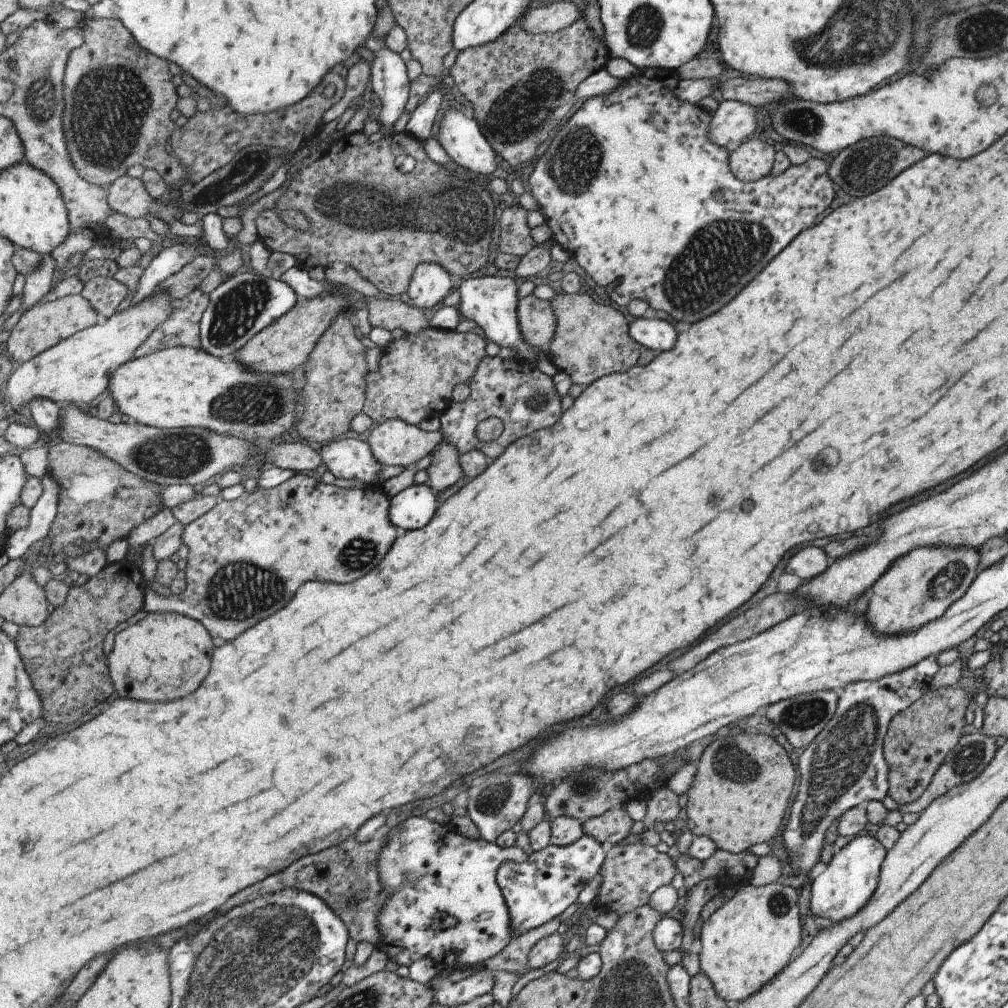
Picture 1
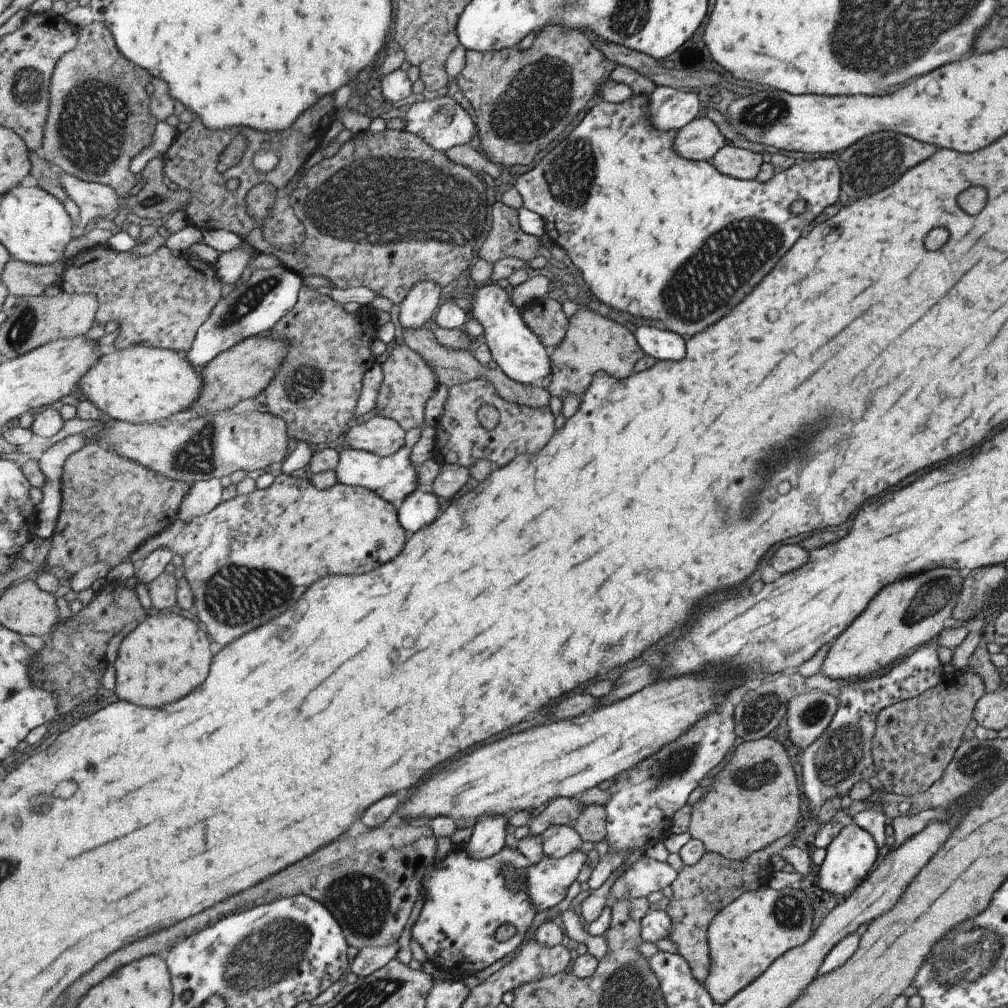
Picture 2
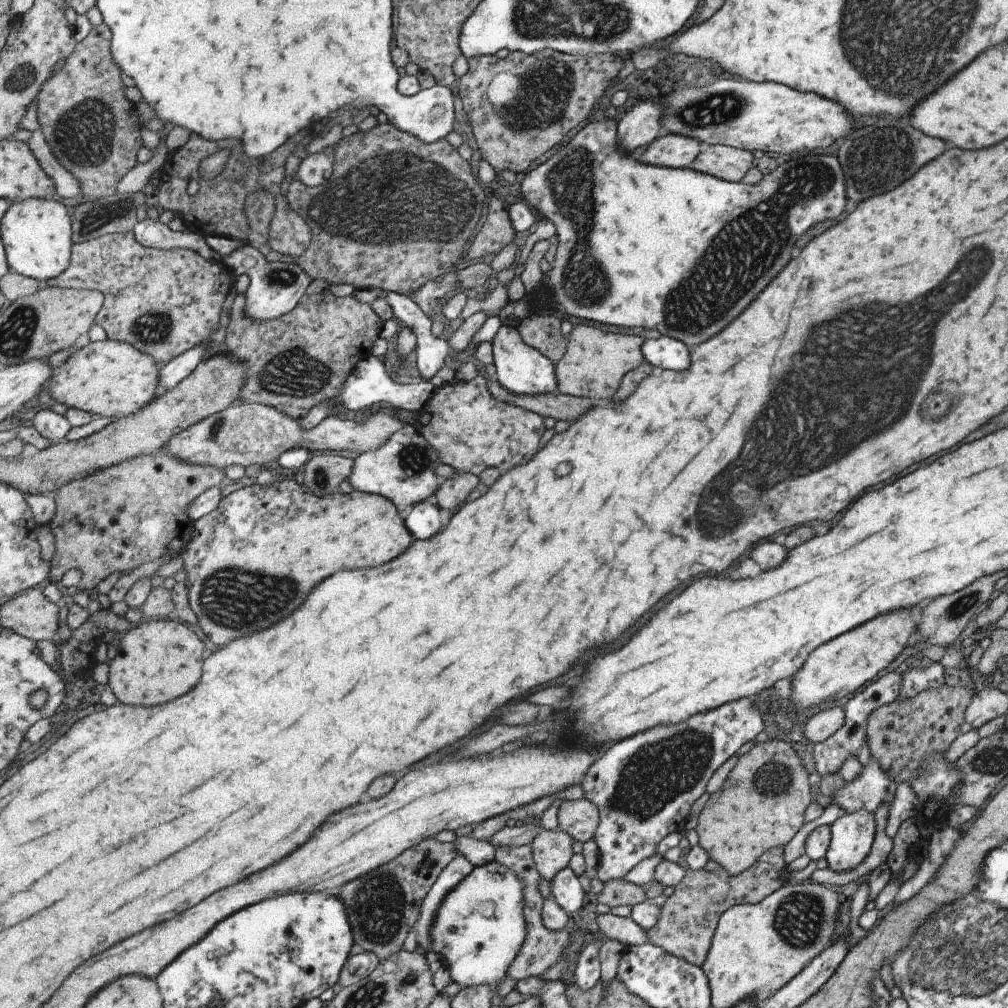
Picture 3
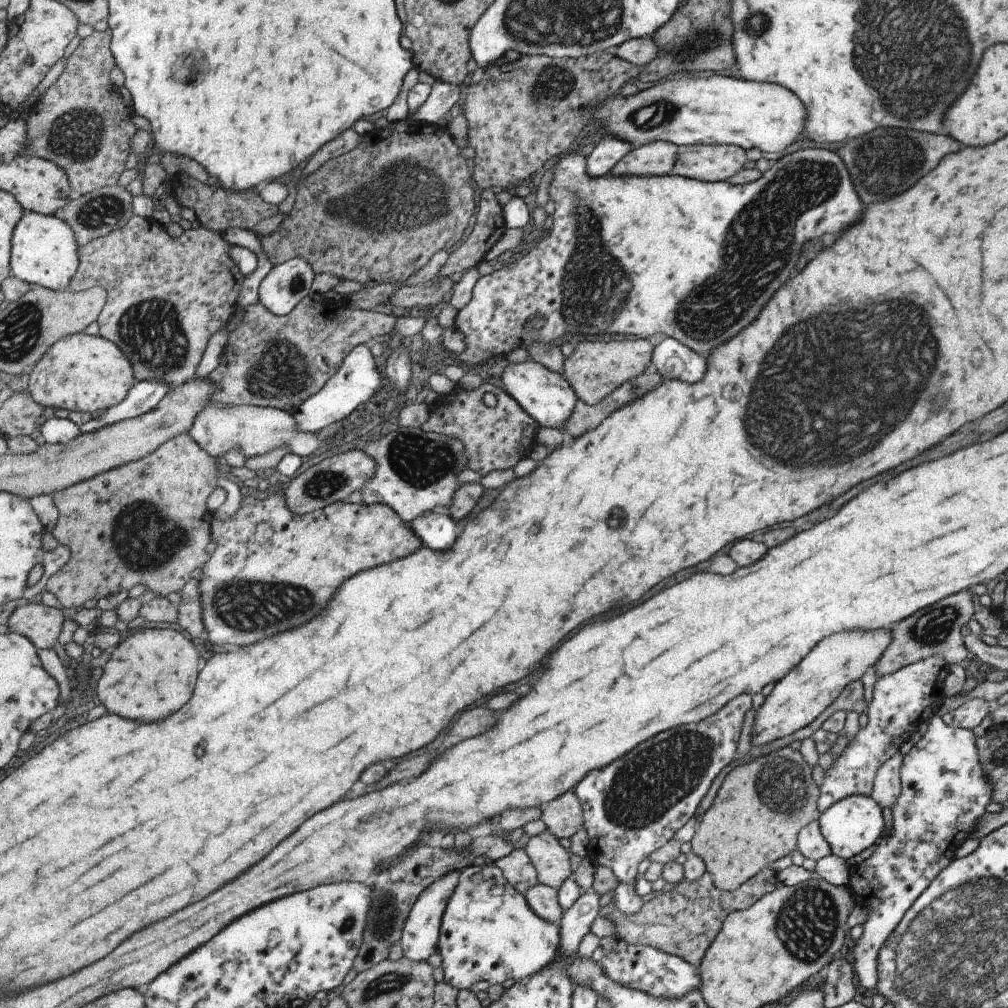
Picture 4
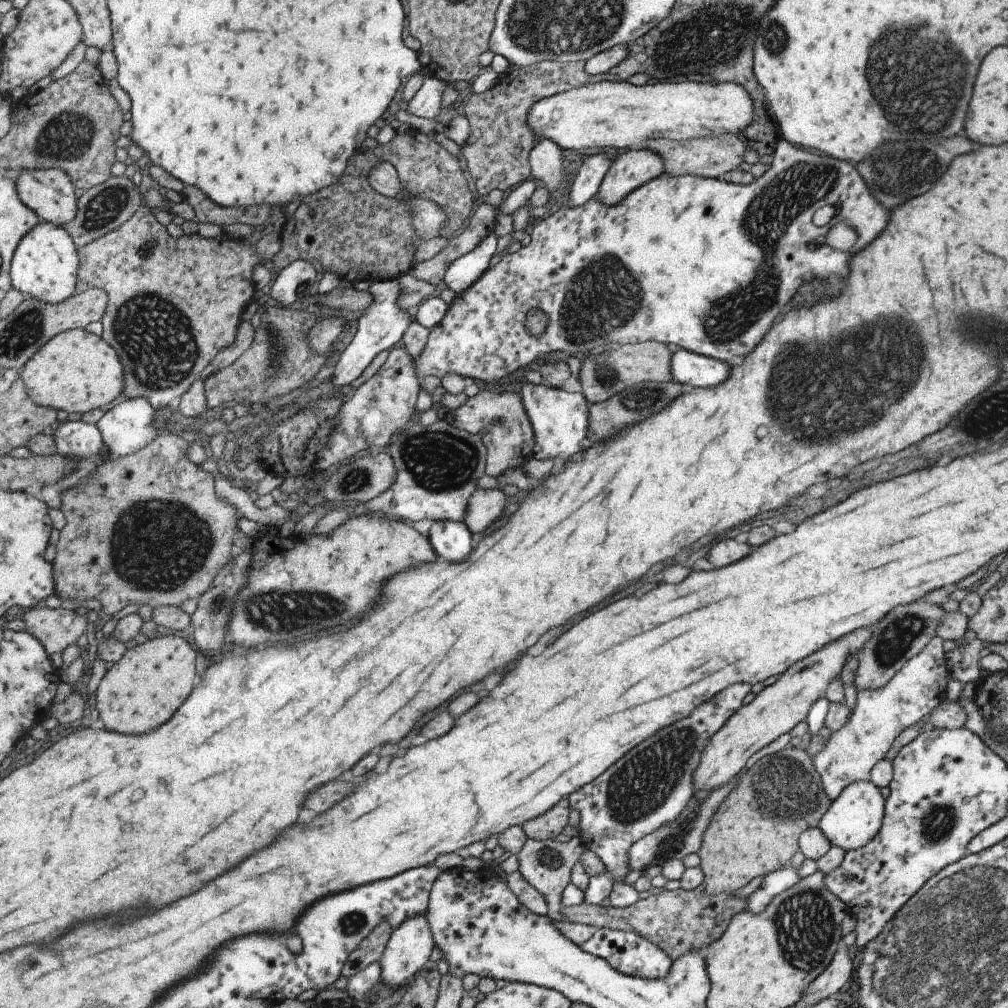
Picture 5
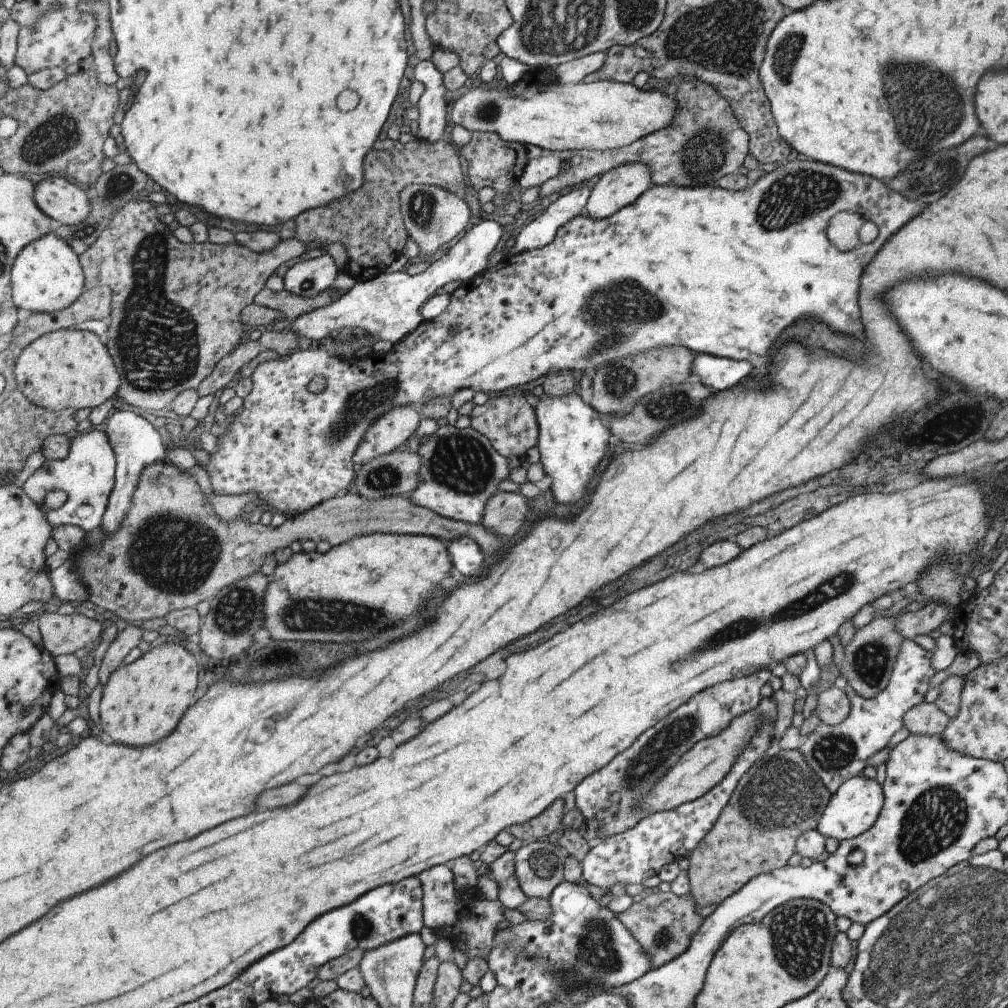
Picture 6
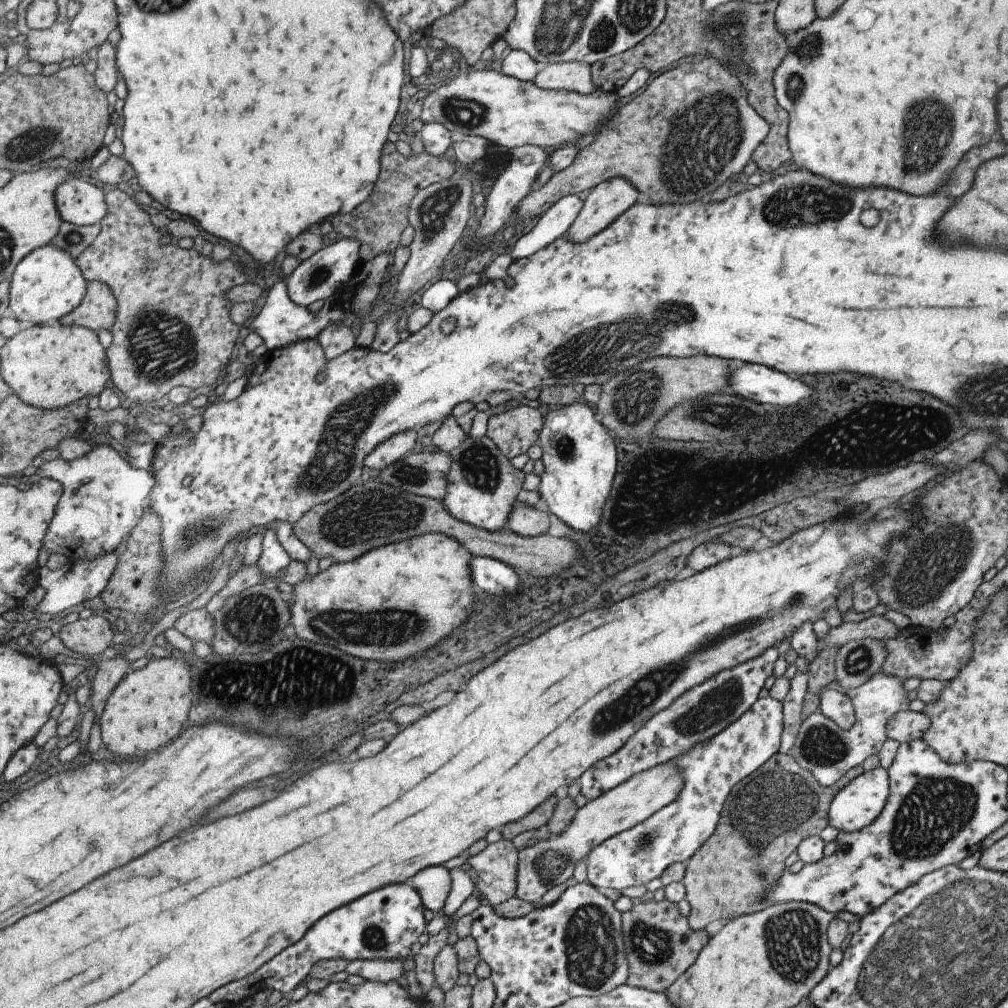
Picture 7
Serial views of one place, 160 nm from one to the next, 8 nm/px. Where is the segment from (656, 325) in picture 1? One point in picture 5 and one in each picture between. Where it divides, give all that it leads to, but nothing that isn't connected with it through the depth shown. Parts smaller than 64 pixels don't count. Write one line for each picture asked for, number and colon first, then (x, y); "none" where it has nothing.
2: (660, 344)
3: (663, 352)
4: (671, 359)
5: (698, 370)

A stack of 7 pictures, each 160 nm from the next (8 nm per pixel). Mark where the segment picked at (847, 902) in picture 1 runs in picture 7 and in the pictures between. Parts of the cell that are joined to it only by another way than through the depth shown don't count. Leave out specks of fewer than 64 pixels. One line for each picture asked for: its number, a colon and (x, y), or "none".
2: (850, 857)
3: (851, 835)
4: (850, 826)
5: (854, 817)
6: (852, 809)
7: (858, 803)

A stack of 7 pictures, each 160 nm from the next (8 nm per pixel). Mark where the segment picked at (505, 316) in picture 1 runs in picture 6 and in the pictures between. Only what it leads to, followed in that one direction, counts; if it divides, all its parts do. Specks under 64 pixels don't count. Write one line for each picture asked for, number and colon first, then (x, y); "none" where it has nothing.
2: (515, 349)
3: (522, 369)
4: (544, 394)
5: (559, 419)
6: (572, 439)

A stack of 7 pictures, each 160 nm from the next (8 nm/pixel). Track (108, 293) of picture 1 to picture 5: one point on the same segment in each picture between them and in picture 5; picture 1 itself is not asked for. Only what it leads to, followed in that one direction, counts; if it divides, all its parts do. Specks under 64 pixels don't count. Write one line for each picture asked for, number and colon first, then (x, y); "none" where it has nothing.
2: (160, 300)
3: (172, 300)
4: (167, 296)
5: (176, 303)

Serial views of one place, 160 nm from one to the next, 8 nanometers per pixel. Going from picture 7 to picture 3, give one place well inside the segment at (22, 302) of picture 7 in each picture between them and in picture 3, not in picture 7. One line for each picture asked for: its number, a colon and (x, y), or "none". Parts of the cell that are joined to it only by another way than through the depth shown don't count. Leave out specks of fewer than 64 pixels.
3: (38, 233)
4: (45, 252)
5: (46, 265)
6: (48, 276)

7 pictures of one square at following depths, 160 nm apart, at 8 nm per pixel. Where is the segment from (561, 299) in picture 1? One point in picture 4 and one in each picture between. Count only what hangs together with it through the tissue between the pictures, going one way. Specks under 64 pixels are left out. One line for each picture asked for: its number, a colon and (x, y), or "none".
2: (592, 342)
3: (594, 363)
4: (594, 369)

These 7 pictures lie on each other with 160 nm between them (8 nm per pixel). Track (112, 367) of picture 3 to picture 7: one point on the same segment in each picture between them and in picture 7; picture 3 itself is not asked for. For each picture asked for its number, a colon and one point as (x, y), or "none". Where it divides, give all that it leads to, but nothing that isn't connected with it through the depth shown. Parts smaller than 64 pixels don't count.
4: (84, 373)
5: (77, 371)
6: (69, 368)
7: (50, 366)

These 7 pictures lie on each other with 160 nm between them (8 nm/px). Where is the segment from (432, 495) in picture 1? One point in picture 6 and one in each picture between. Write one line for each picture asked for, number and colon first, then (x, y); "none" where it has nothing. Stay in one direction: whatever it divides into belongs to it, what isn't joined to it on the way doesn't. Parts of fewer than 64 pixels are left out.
2: (420, 508)
3: (424, 519)
4: (437, 529)
5: (453, 540)
6: (466, 553)

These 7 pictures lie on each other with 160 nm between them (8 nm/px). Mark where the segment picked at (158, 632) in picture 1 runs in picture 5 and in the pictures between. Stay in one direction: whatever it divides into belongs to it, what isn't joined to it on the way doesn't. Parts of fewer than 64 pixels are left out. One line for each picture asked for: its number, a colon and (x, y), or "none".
2: (167, 656)
3: (157, 661)
4: (151, 674)
5: (141, 691)

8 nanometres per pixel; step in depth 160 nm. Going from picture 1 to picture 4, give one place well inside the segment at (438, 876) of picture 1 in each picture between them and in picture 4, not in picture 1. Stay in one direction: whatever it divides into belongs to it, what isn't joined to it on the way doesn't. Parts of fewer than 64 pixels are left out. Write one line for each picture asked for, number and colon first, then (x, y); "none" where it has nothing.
2: (466, 899)
3: (481, 926)
4: (489, 932)

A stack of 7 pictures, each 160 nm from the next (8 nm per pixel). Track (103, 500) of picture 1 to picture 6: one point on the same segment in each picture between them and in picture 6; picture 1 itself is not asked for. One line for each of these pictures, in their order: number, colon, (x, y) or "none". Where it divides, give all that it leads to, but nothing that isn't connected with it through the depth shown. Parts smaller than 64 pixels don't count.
2: (111, 504)
3: (115, 519)
4: (146, 522)
5: (149, 528)
6: (173, 552)

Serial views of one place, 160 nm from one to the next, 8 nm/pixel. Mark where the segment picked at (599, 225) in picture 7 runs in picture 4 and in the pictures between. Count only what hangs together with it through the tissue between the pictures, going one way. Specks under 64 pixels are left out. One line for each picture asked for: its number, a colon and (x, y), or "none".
4: (658, 157)
5: (629, 169)
6: (614, 189)

